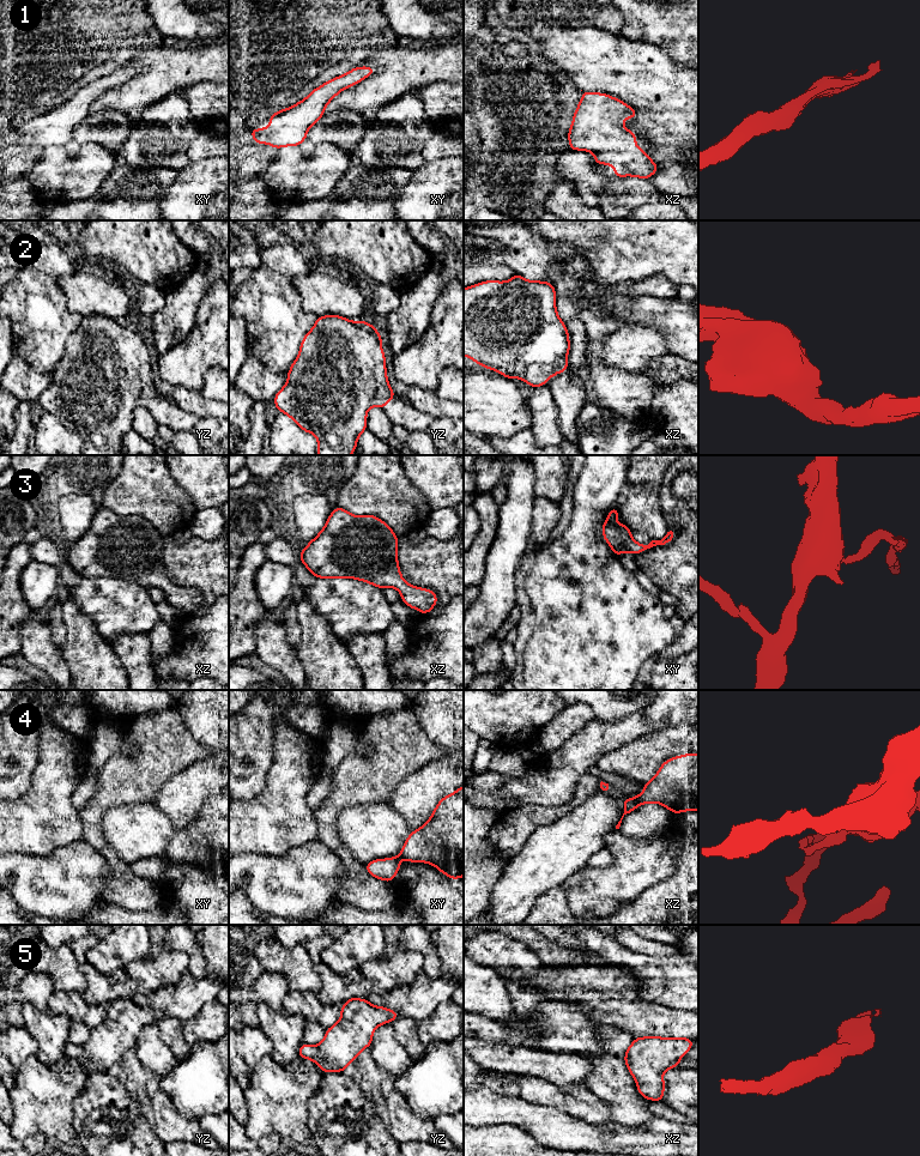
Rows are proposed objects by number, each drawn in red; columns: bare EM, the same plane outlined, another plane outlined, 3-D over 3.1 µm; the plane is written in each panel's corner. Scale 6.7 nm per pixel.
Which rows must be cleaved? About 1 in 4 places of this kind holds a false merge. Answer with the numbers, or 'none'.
4

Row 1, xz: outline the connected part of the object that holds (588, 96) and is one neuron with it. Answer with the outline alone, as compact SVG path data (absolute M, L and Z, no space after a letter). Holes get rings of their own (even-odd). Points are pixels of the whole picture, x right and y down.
M582 91L582 98L568 132L569 149L592 152L597 164L613 165L615 177L634 176L648 180L659 167L636 146L636 134L622 123L623 119L634 119L636 115L635 109L618 98L606 93Z

